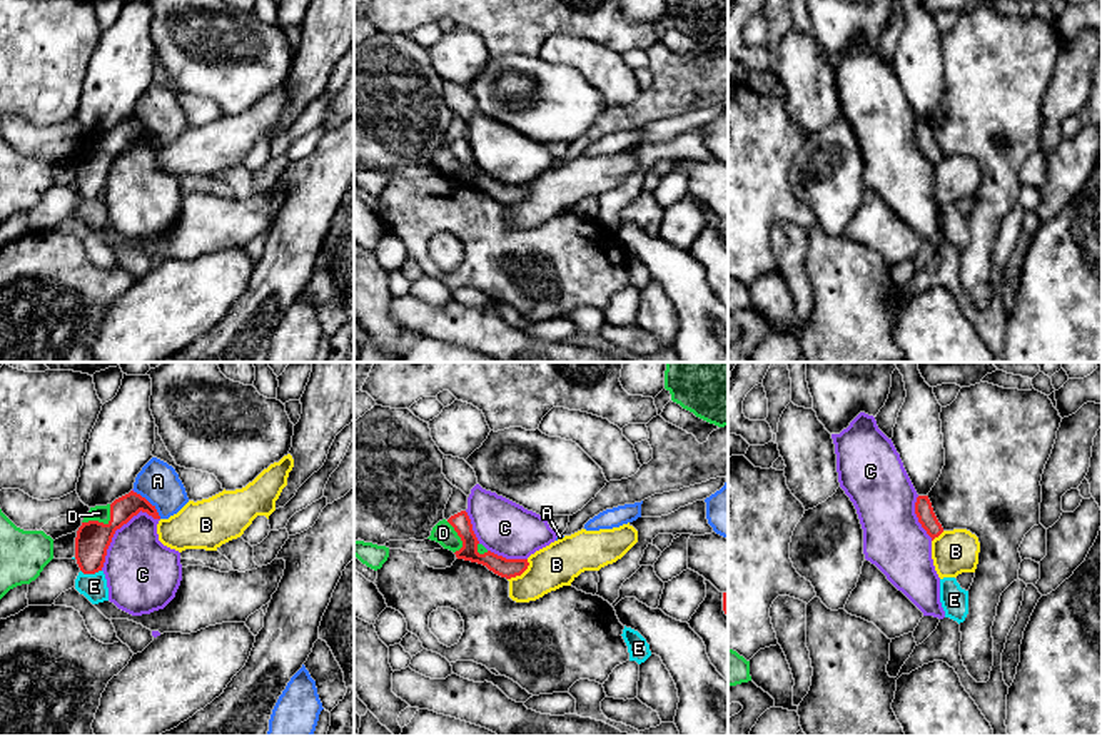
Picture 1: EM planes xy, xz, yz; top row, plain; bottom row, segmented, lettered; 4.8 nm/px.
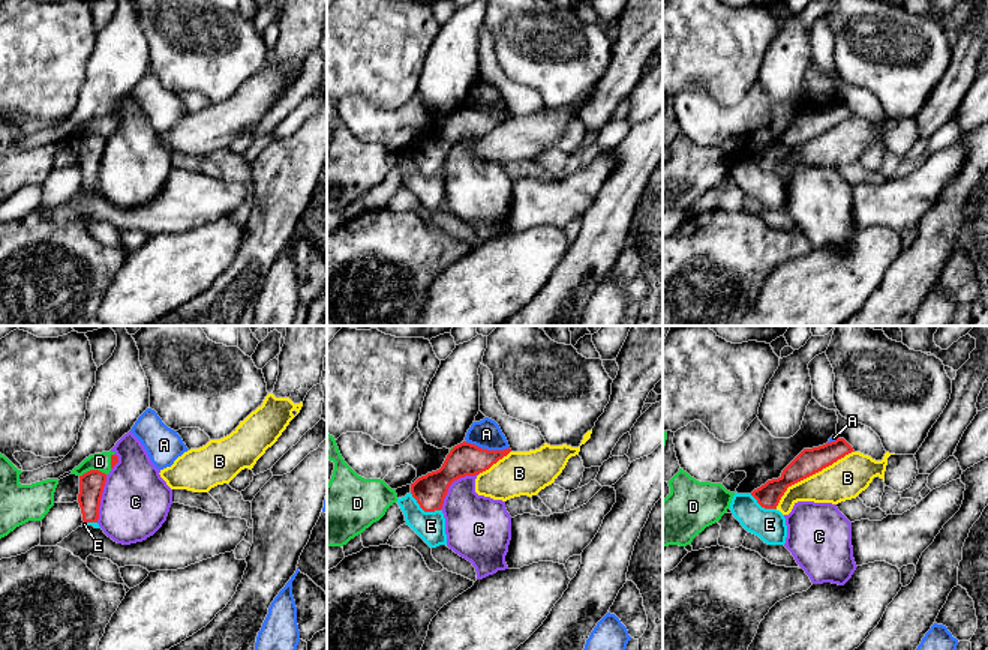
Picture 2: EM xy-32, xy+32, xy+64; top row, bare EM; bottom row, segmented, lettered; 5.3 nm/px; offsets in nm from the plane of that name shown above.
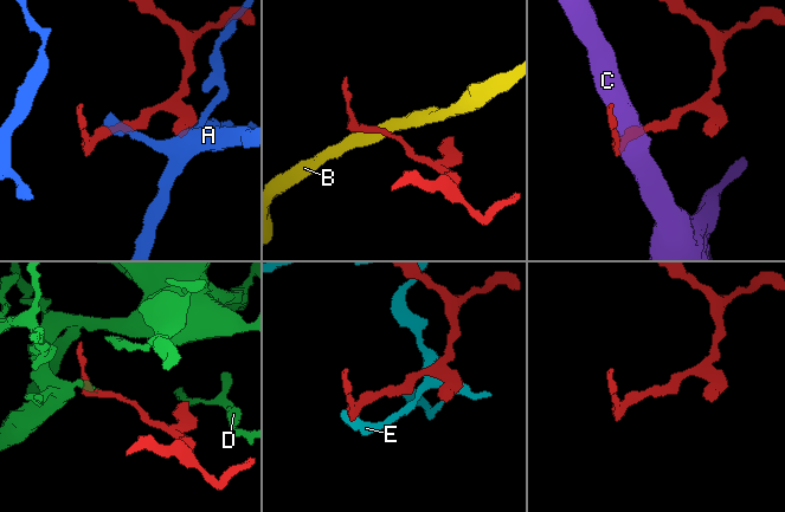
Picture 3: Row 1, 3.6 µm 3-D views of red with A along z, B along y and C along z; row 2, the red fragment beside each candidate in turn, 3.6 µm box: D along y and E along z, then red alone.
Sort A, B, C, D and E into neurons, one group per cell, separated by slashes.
A / B / C / D / E

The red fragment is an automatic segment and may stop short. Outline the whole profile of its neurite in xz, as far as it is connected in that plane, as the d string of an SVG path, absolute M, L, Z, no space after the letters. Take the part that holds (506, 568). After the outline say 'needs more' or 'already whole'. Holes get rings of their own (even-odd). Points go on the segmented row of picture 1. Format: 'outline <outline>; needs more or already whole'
outline M466 511L439 521L427 537L439 542L444 549L456 554L457 559L486 566L494 574L511 579L521 576L529 562L528 559L506 559L488 551L476 537L471 519Z; needs more

